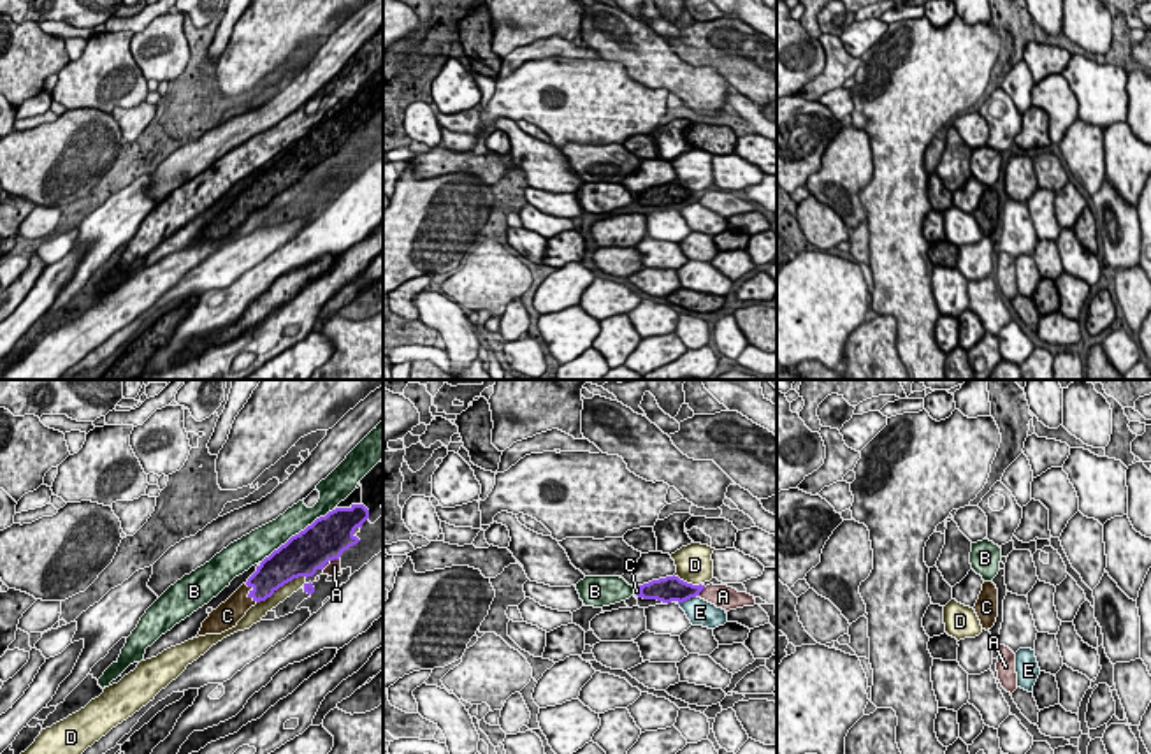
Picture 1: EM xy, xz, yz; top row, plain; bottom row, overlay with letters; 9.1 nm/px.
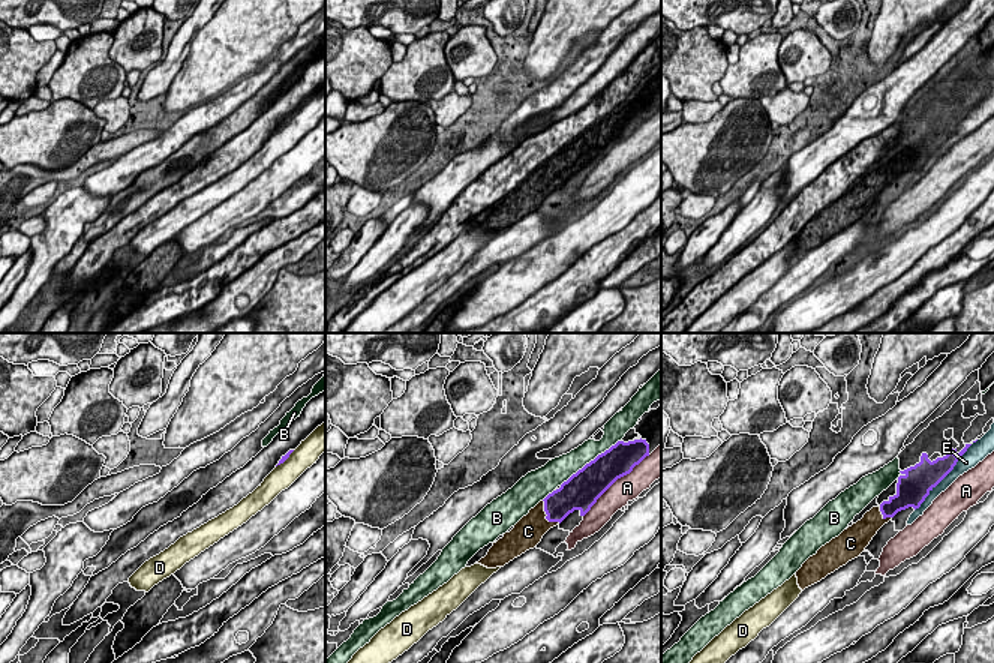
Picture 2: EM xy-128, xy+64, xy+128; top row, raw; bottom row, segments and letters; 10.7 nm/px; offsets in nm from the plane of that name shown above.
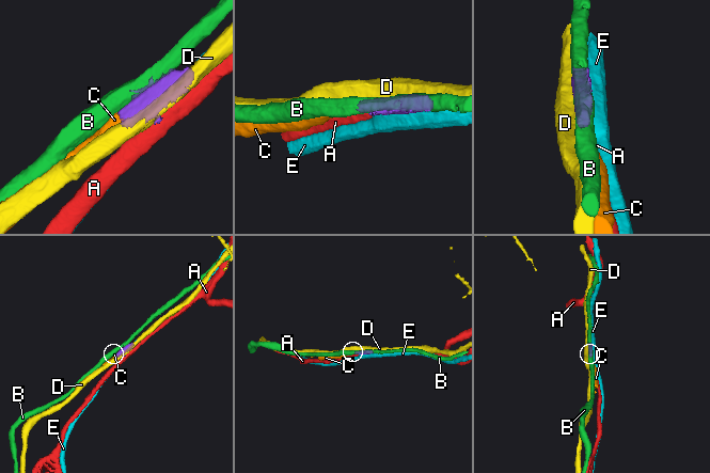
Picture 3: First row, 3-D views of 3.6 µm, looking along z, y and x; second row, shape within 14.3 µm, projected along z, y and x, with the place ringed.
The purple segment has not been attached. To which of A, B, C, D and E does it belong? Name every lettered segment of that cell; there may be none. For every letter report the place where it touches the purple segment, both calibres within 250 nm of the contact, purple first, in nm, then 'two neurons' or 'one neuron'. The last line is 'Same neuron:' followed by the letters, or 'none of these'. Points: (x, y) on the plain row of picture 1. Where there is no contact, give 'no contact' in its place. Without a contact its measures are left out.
A: meets purple in xz at (700, 197); 220 nm thick on the purple side, 220 nm on the other; two neurons
B: meets purple in xy at (296, 141); 380 nm thick on the purple side, 240 nm on the other; two neurons
C: meets purple in xy at (248, 201); 280 nm thick on the purple side, 220 nm on the other; one neuron
D: meets purple in xy at (282, 192); 320 nm thick on the purple side, 120 nm on the other; two neurons
E: meets purple in xz at (687, 204); 240 nm thick on the purple side, 240 nm on the other; two neurons
Same neuron: C

